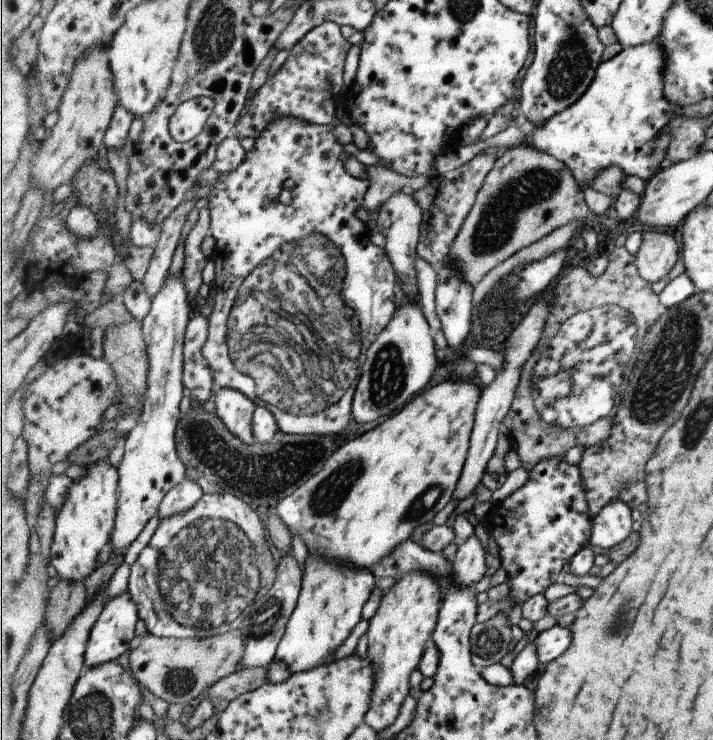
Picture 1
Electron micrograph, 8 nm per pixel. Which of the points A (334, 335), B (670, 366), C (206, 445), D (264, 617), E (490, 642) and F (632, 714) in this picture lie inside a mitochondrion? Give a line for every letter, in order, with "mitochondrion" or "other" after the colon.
A: mitochondrion
B: mitochondrion
C: mitochondrion
D: mitochondrion
E: mitochondrion
F: other

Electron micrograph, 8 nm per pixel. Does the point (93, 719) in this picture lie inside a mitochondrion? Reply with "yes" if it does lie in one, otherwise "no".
yes

